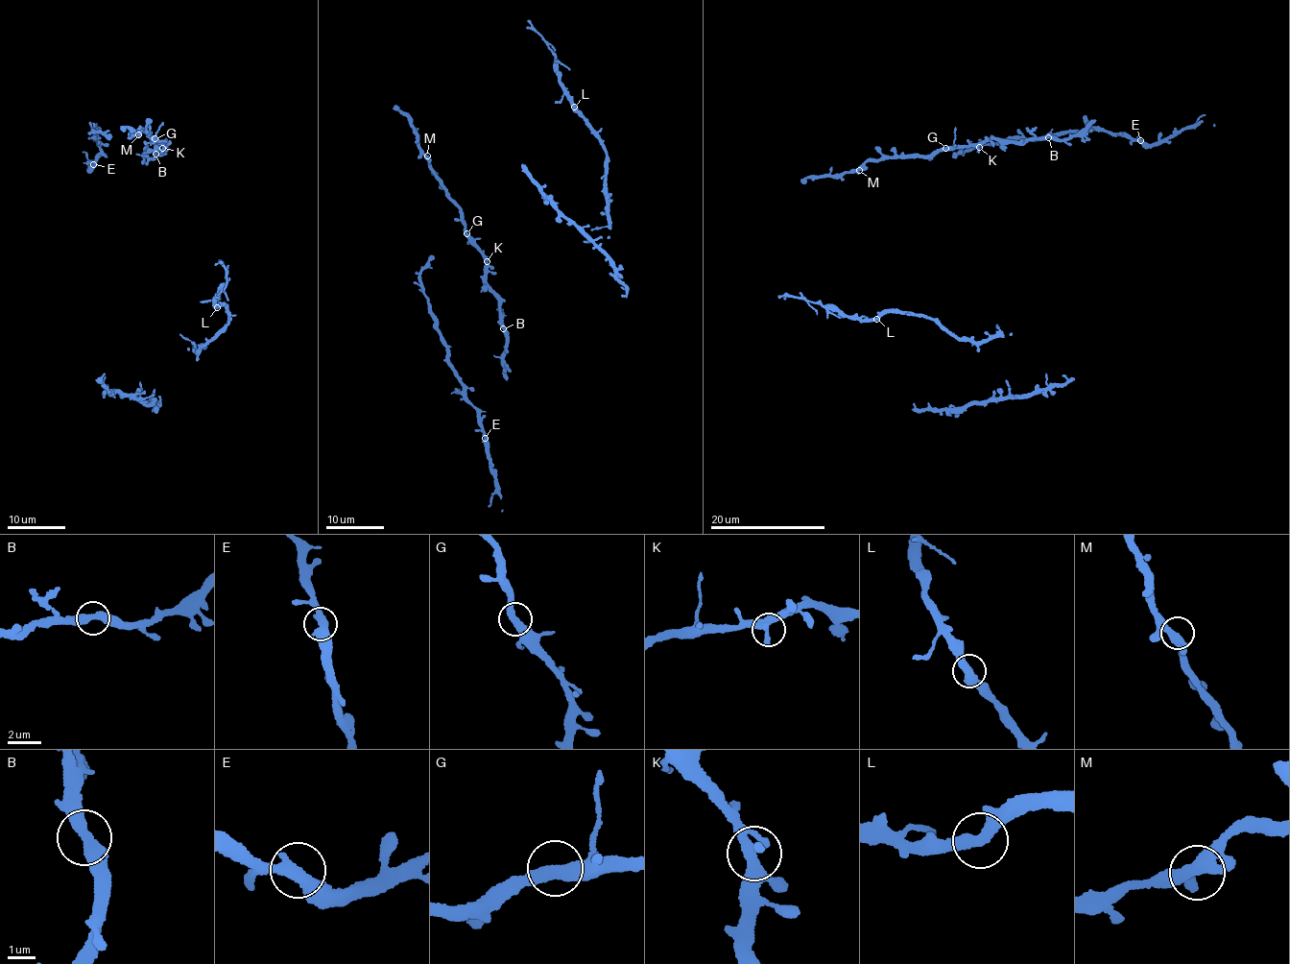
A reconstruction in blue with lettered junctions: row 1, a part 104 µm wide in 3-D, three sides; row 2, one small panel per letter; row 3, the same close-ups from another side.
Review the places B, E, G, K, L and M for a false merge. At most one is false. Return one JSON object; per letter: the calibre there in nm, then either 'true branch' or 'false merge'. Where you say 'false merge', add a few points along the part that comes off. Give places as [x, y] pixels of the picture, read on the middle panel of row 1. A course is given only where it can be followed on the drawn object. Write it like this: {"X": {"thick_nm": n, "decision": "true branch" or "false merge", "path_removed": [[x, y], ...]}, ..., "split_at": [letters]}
{"B": {"thick_nm": 460, "decision": "true branch"}, "E": {"thick_nm": 460, "decision": "true branch"}, "G": {"thick_nm": 440, "decision": "true branch"}, "K": {"thick_nm": 440, "decision": "true branch"}, "L": {"thick_nm": 460, "decision": "true branch"}, "M": {"thick_nm": 440, "decision": "true branch"}, "split_at": []}

